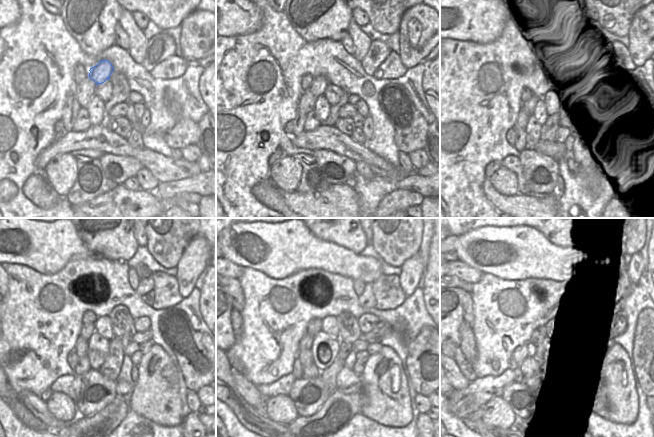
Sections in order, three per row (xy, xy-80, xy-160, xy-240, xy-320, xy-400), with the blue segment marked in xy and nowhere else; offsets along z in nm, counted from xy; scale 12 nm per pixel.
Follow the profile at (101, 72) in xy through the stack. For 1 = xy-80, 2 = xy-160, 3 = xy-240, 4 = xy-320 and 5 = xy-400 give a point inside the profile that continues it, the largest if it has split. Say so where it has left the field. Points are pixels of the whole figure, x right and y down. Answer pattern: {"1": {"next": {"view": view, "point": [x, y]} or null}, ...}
{"1": {"next": {"view": "xy-80", "point": [320, 83]}}, "2": {"next": {"view": "xy-160", "point": [540, 97]}}, "3": {"next": {"view": "xy-240", "point": [87, 330]}}, "4": {"next": {"view": "xy-320", "point": [306, 342]}}, "5": {"next": {"view": "xy-400", "point": [523, 351]}}}

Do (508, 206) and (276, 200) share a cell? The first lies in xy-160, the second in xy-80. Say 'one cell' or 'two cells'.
two cells

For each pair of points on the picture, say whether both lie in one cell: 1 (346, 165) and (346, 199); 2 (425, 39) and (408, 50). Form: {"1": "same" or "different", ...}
{"1": "different", "2": "same"}

